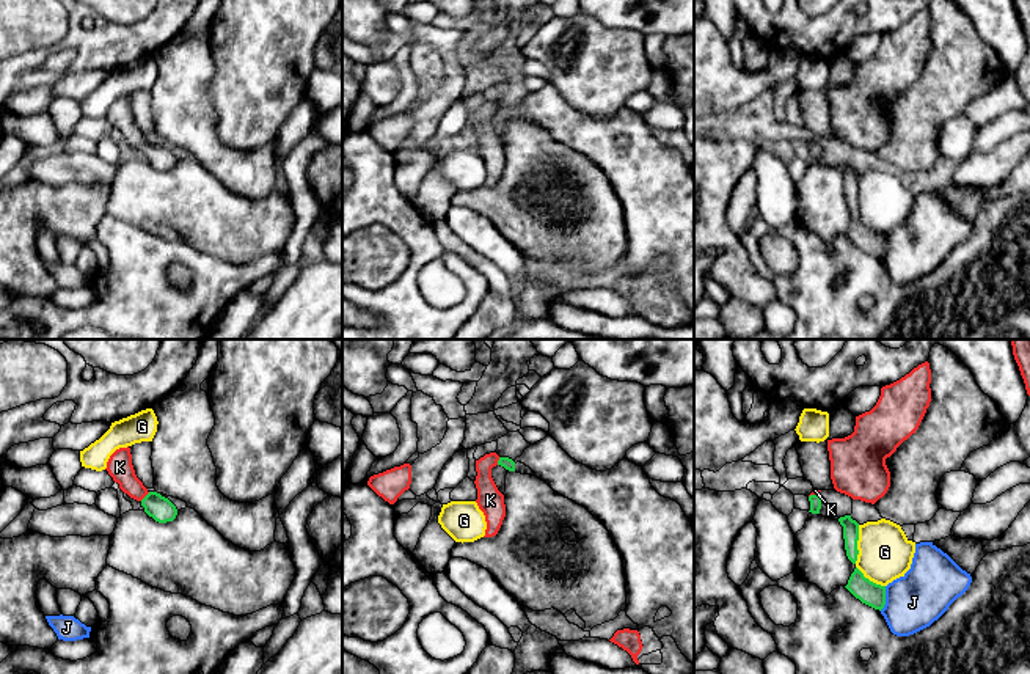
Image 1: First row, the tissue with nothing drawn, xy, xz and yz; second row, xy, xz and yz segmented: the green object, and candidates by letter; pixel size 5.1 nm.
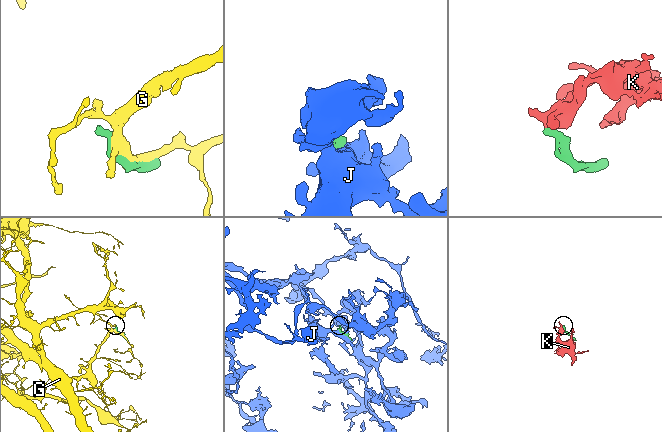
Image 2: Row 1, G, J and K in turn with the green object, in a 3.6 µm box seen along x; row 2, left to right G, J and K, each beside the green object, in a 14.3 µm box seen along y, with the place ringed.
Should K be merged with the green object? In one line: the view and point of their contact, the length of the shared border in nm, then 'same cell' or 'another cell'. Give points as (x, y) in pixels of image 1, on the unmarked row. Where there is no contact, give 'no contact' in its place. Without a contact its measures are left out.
xy (146, 143) | 70 nm | same cell

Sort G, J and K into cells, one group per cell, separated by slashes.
G / J / K

